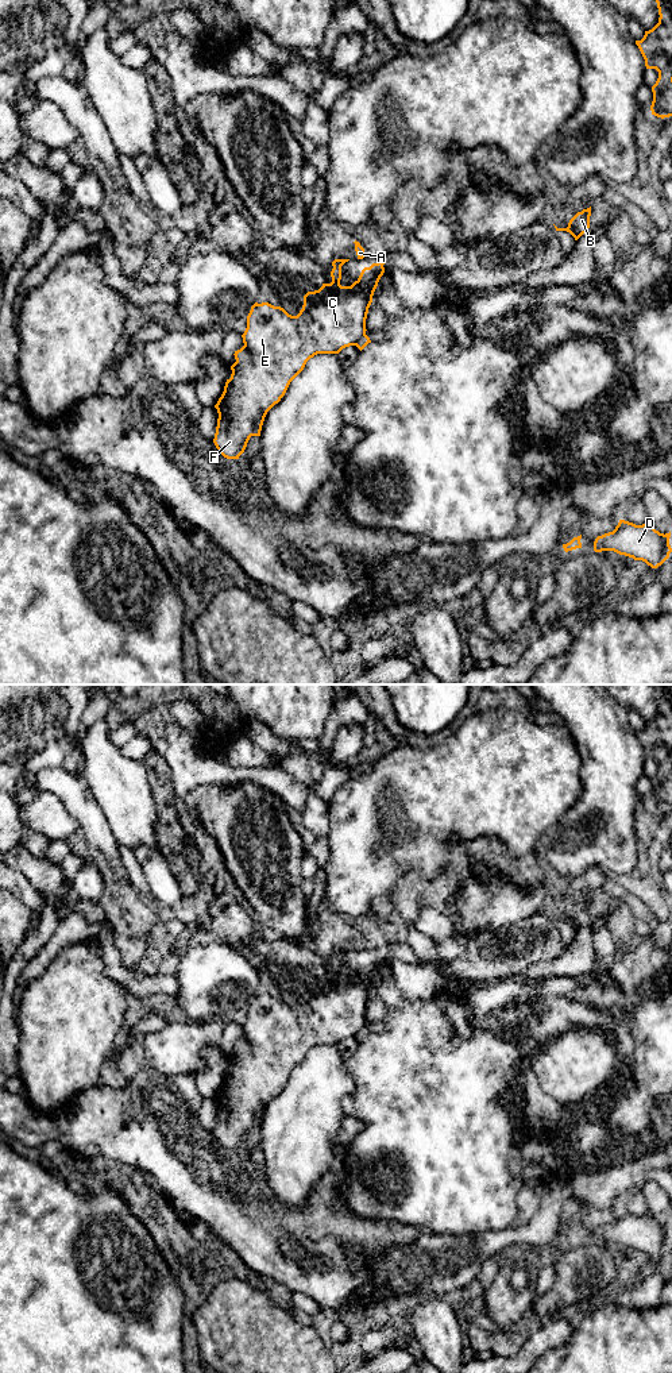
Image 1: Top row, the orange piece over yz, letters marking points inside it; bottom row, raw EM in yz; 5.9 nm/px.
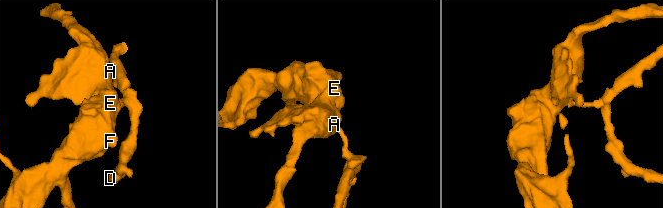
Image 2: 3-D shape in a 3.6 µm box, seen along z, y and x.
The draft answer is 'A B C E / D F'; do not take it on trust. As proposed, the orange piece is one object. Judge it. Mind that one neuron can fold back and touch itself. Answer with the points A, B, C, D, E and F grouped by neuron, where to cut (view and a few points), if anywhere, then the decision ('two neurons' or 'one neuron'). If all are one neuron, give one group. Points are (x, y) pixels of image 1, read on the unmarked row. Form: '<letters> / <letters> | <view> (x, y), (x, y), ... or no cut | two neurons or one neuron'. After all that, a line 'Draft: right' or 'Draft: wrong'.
A C E F / B D | yz (365, 1024), (354, 1036) | two neurons
Draft: wrong

